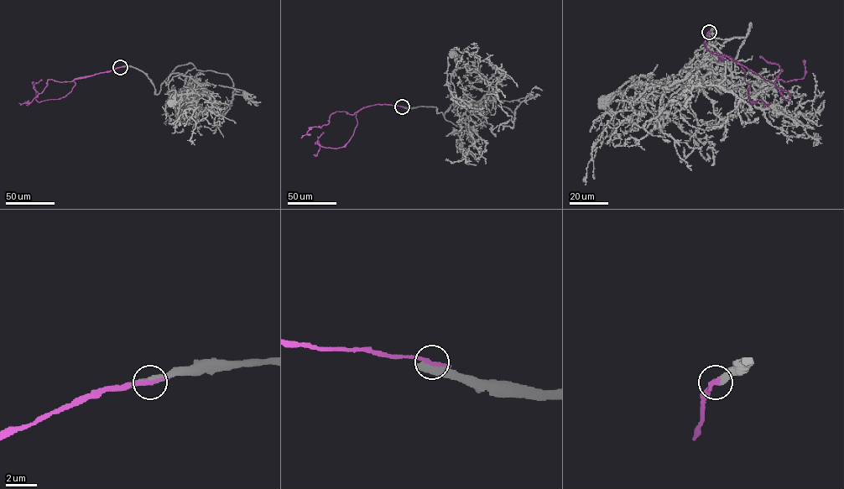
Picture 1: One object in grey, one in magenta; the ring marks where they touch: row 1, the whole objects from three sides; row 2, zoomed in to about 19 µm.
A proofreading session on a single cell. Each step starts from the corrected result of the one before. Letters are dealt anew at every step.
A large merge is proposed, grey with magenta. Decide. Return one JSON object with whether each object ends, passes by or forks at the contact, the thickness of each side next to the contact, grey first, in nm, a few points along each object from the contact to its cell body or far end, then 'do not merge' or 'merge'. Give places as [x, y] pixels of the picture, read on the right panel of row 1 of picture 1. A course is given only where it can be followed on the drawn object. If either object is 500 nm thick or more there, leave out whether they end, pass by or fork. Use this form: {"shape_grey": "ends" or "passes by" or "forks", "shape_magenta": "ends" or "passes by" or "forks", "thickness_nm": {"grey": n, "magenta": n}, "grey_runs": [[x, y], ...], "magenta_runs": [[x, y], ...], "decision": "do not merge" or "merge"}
{"thickness_nm": {"grey": 600, "magenta": 280}, "grey_runs": [[709, 32], [710, 69], [722, 85], [724, 65], [710, 54], [711, 43], [675, 75], [638, 76], [605, 101]], "magenta_runs": [[709, 32], [707, 49], [785, 90], [791, 95], [786, 100], [775, 82], [802, 78], [804, 61]], "decision": "do not merge"}

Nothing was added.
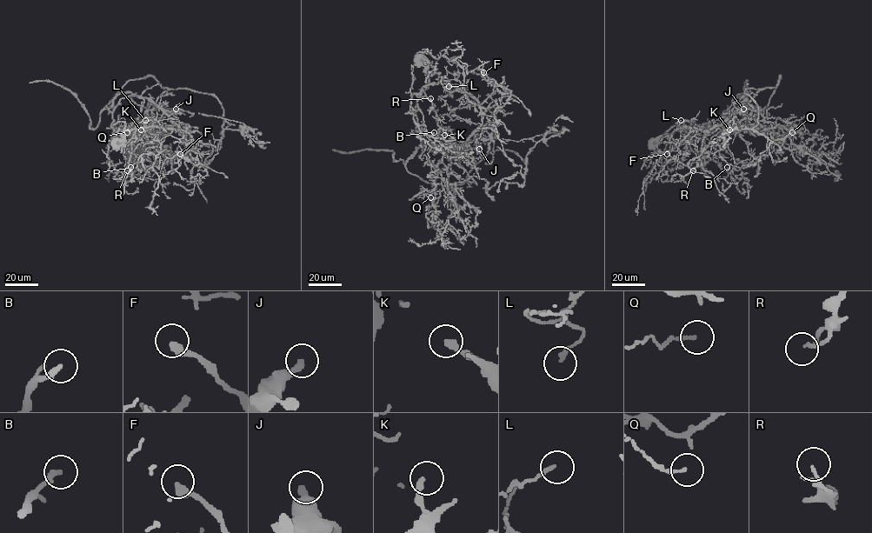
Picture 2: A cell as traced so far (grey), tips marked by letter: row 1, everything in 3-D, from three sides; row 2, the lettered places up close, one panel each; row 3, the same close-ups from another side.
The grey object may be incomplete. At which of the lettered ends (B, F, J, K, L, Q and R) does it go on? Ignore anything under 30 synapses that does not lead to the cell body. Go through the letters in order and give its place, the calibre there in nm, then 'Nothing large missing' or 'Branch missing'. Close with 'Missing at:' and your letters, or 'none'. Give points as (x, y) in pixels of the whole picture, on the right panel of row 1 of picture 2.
B: Place: (727, 167). Thickness 240 nm. Nothing large missing
F: Place: (667, 154). Thickness 360 nm. Nothing large missing
J: Place: (743, 109). Thickness 340 nm. Nothing large missing
K: Place: (729, 129). Thickness 240 nm. Nothing large missing
L: Place: (681, 120). Thickness 170 nm. Nothing large missing
Q: Place: (792, 132). Thickness 140 nm. Nothing large missing
R: Place: (693, 170). Thickness 100 nm. Nothing large missing
Missing at: none

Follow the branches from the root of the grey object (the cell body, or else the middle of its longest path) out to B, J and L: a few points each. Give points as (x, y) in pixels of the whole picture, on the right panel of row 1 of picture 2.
B: (654, 143), (682, 122), (707, 123), (703, 135), (689, 134), (689, 147), (730, 172), (727, 167)
J: (654, 143), (682, 122), (702, 124), (715, 121), (734, 98), (745, 96), (735, 113), (743, 109)
L: (654, 143), (682, 122), (707, 123), (703, 135), (695, 135), (678, 129), (677, 123), (681, 120)

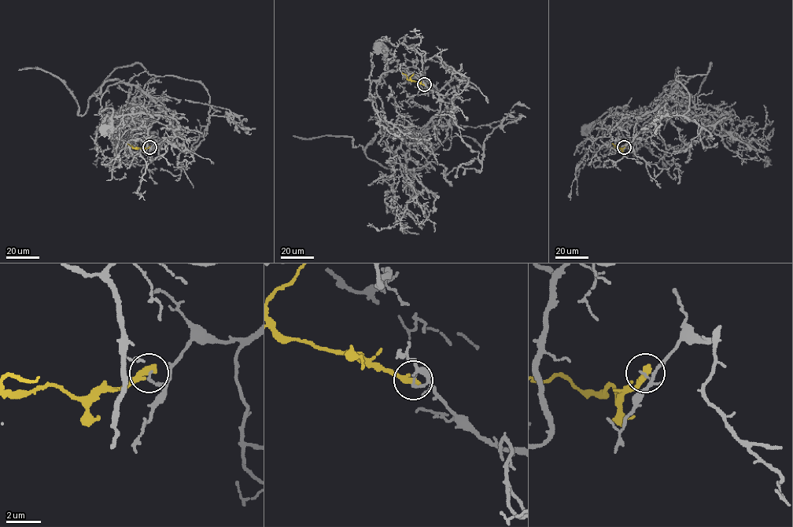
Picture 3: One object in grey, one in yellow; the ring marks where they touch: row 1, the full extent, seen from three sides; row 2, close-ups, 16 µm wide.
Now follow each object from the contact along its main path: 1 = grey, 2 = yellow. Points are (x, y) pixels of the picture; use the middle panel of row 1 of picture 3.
1: (424, 84), (449, 94), (440, 100), (433, 86), (410, 72), (386, 71), (374, 99), (387, 71), (379, 47)
2: (424, 84), (407, 80), (402, 72)

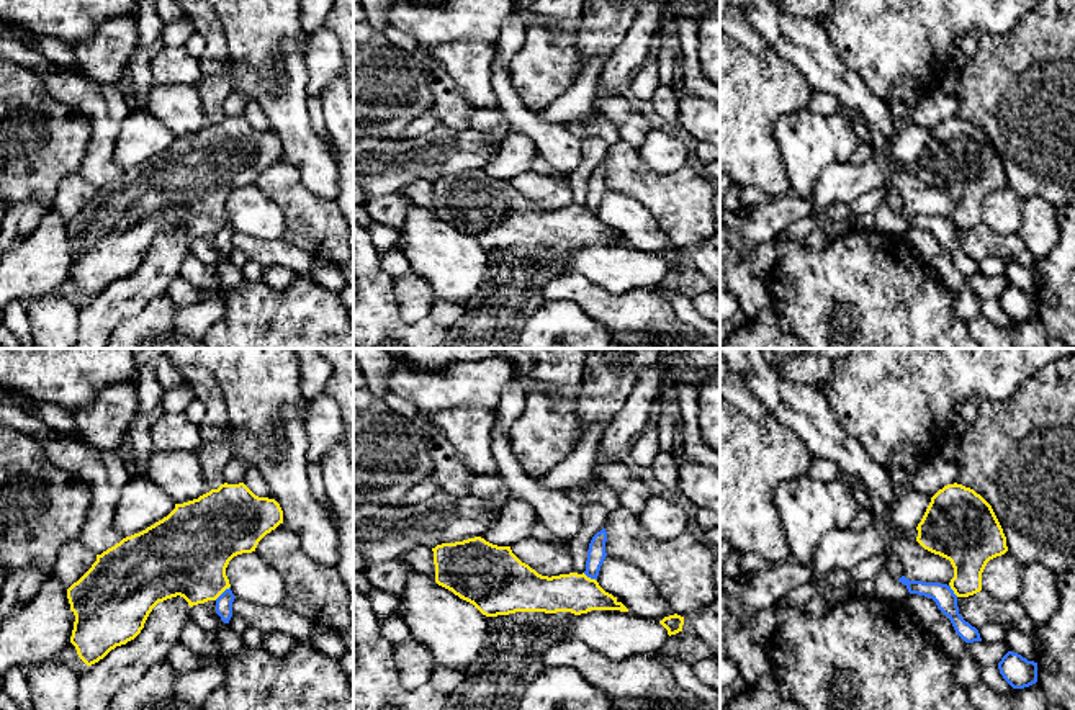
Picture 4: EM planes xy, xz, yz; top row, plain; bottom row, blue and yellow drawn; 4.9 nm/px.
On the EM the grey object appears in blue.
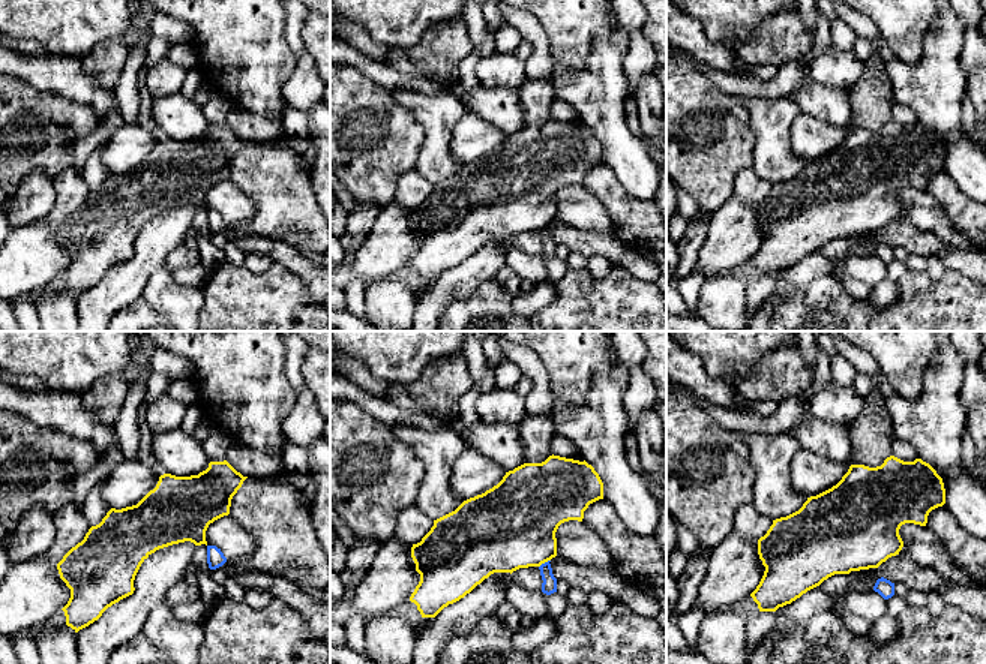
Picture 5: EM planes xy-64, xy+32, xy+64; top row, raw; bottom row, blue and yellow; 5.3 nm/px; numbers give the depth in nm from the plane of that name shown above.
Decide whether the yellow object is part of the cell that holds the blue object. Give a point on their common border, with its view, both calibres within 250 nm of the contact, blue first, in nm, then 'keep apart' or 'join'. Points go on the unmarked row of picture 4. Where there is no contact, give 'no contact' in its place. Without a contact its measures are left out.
xy (223, 226) | 80/400 nm | keep apart

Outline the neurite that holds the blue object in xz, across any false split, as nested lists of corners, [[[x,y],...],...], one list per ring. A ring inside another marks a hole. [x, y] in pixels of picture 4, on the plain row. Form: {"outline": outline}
{"outline": [[[602,160],[602,164],[597,165],[589,177],[584,208],[596,214],[597,214],[599,204],[600,204],[600,200],[607,190],[605,175],[607,175],[607,165]]]}

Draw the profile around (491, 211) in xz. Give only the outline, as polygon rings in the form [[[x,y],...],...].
[[[481,170],[432,182],[435,216],[473,237],[483,249],[515,245],[571,245],[628,242],[584,206],[542,209],[522,196],[511,180]]]

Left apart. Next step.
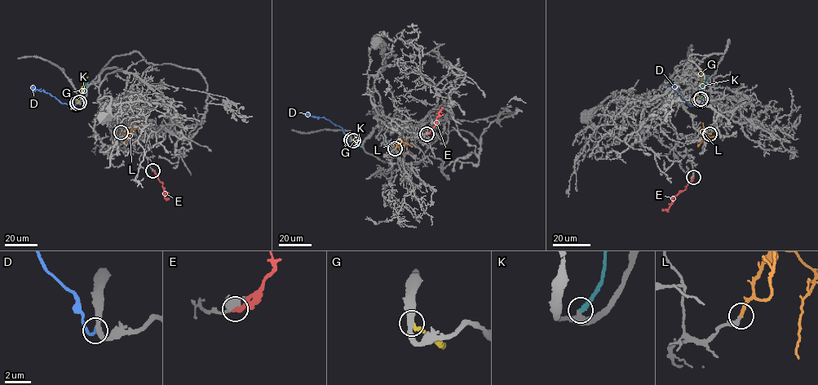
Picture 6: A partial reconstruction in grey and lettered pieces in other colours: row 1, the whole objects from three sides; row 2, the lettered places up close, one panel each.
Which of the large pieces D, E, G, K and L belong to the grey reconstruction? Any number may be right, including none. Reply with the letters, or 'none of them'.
L

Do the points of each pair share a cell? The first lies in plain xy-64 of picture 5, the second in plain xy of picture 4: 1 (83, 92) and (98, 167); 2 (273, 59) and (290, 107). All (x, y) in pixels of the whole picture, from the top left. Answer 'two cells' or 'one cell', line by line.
1: one cell
2: two cells

